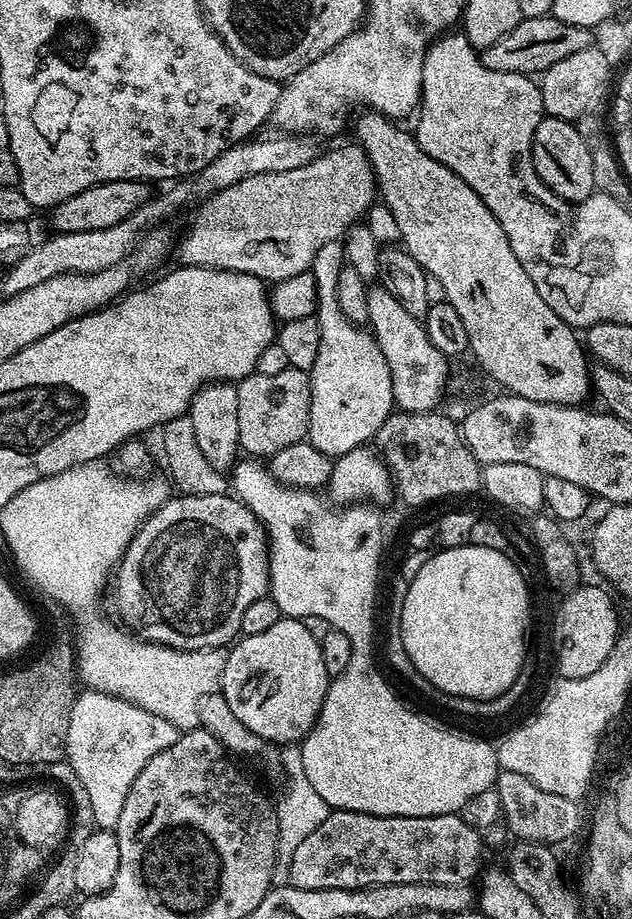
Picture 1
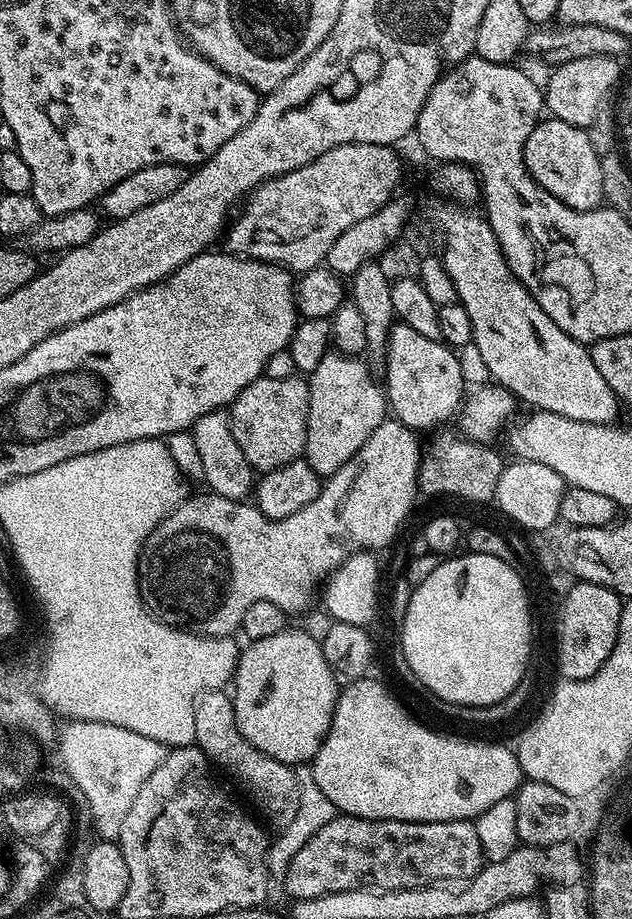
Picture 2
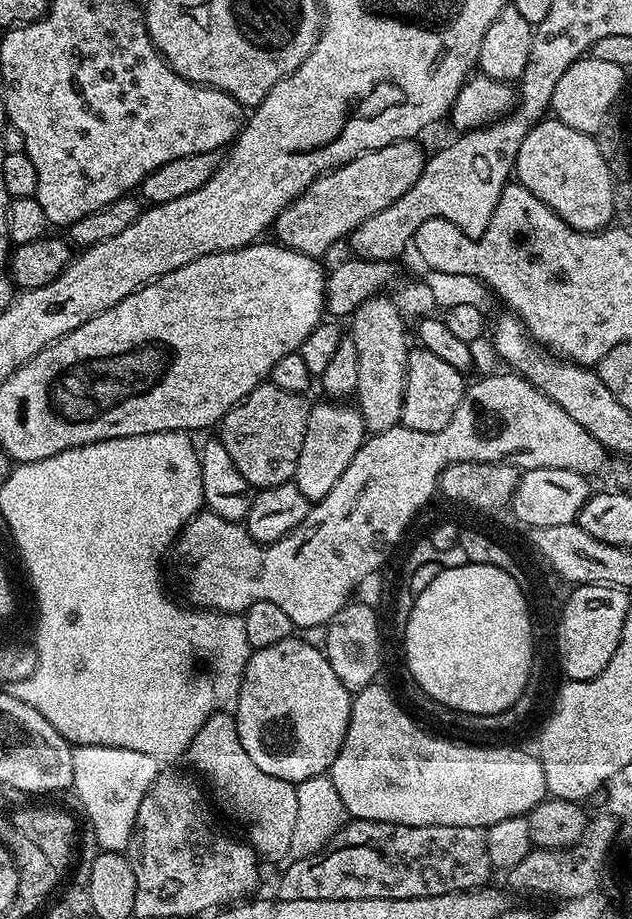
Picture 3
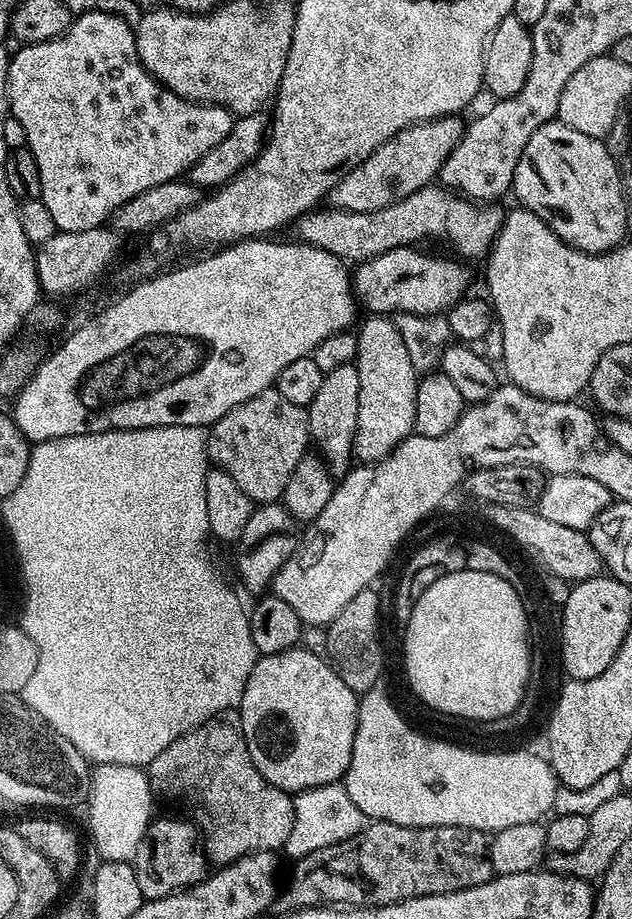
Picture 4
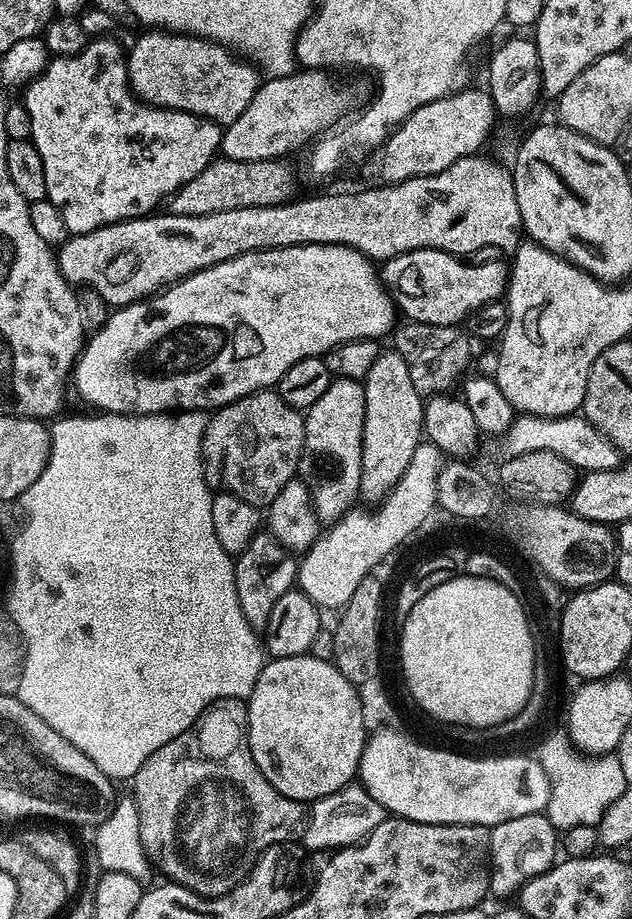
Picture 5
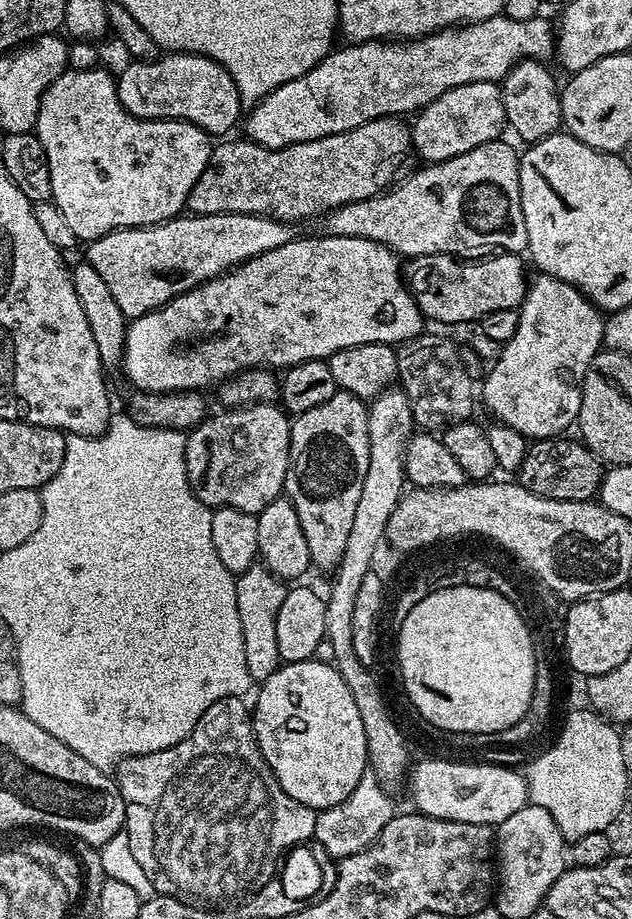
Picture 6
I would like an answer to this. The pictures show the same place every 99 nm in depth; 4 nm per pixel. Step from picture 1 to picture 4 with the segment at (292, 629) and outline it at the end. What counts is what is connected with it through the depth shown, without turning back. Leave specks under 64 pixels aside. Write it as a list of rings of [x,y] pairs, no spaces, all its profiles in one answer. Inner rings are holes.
[[[297,646],[257,659],[254,670],[250,671],[238,711],[250,758],[254,766],[258,766],[262,778],[283,792],[295,794],[343,781],[354,750],[359,709],[357,693],[352,692],[342,678],[338,678],[327,659]]]

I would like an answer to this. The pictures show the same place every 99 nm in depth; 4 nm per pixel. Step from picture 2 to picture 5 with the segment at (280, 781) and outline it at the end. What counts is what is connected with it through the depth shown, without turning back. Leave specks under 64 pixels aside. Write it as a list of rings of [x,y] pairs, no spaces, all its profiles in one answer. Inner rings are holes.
[[[222,698],[218,702],[214,702],[193,722],[191,728],[186,729],[182,734],[178,734],[178,738],[166,742],[166,746],[154,750],[154,754],[150,754],[150,758],[146,758],[146,762],[142,762],[138,774],[132,777],[130,787],[132,787],[131,799],[135,800],[138,810],[138,830],[142,838],[142,846],[149,861],[168,860],[164,864],[164,872],[168,875],[165,877],[171,883],[180,884],[183,888],[188,888],[191,892],[196,892],[200,896],[221,896],[229,892],[233,886],[239,884],[247,876],[248,871],[252,869],[252,865],[256,862],[256,857],[261,852],[265,852],[267,848],[275,844],[288,842],[288,839],[295,832],[297,835],[301,831],[306,820],[305,805],[301,801],[291,800],[286,794],[274,790],[274,786],[270,786],[270,782],[264,777],[262,770],[258,770],[248,745],[248,705],[244,700],[238,698]]]

